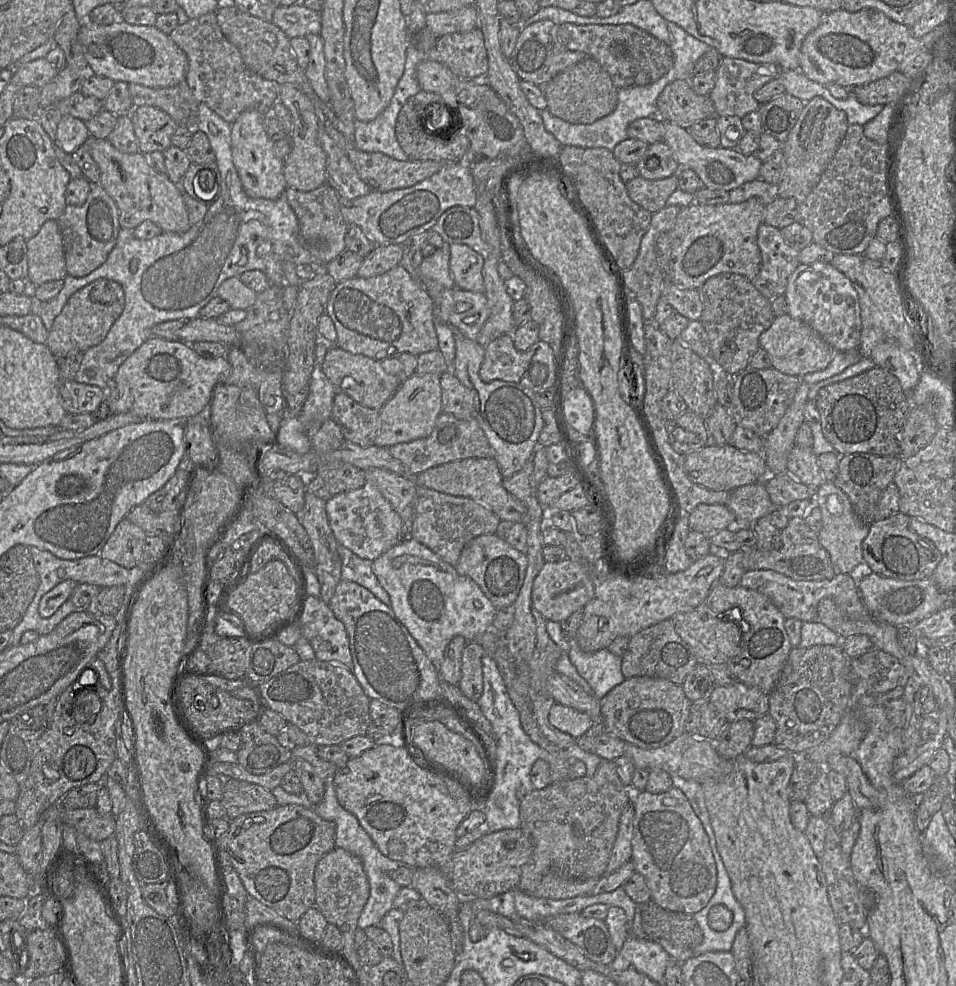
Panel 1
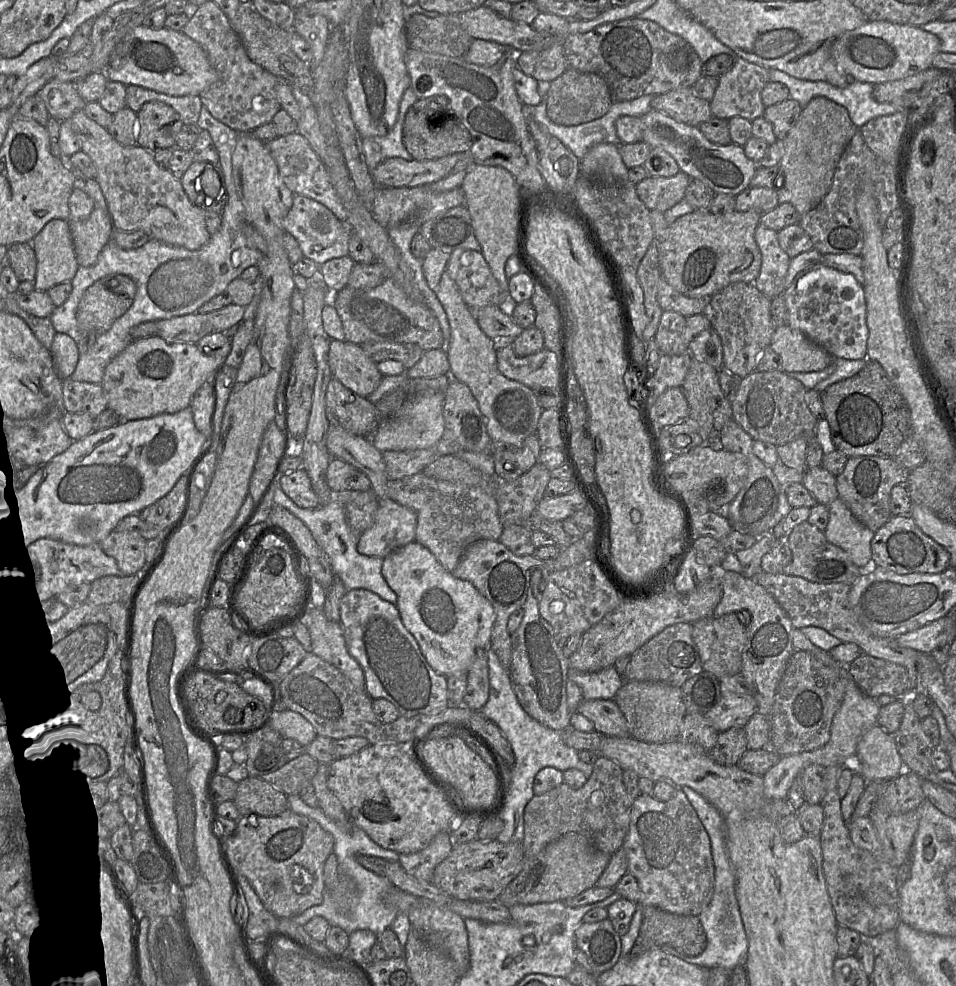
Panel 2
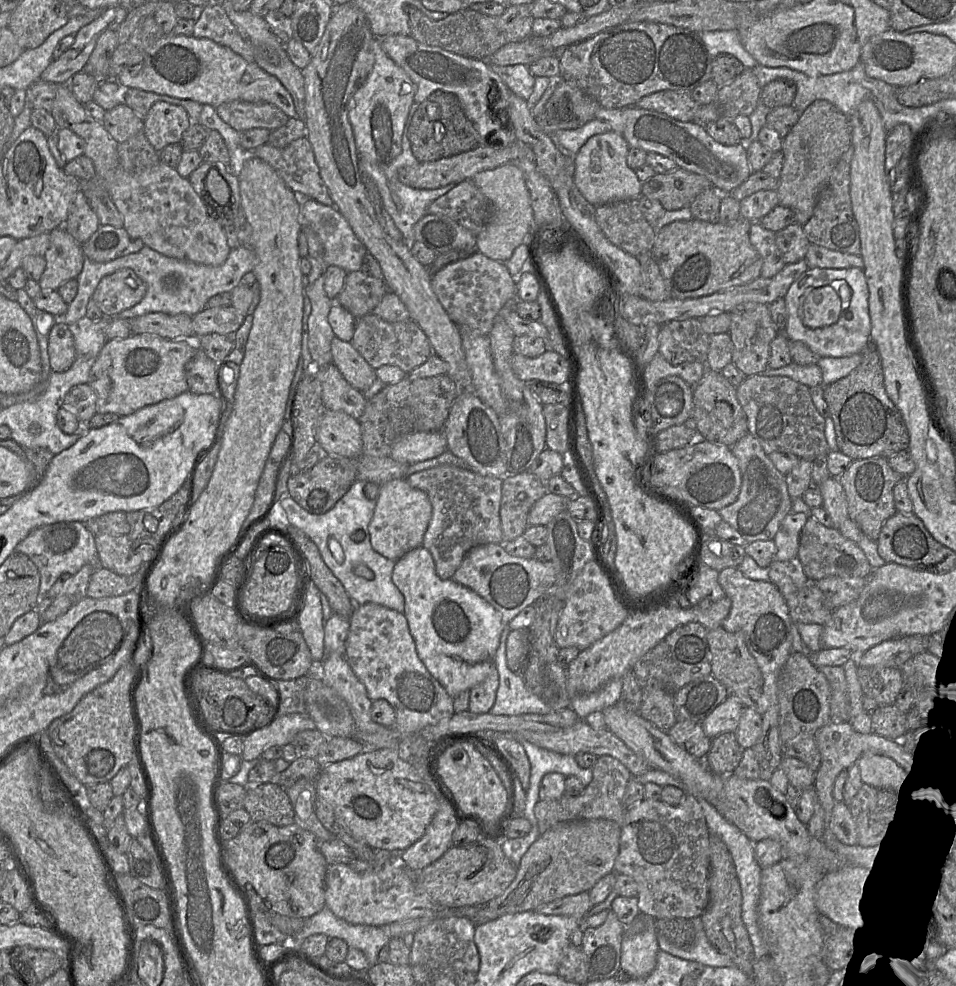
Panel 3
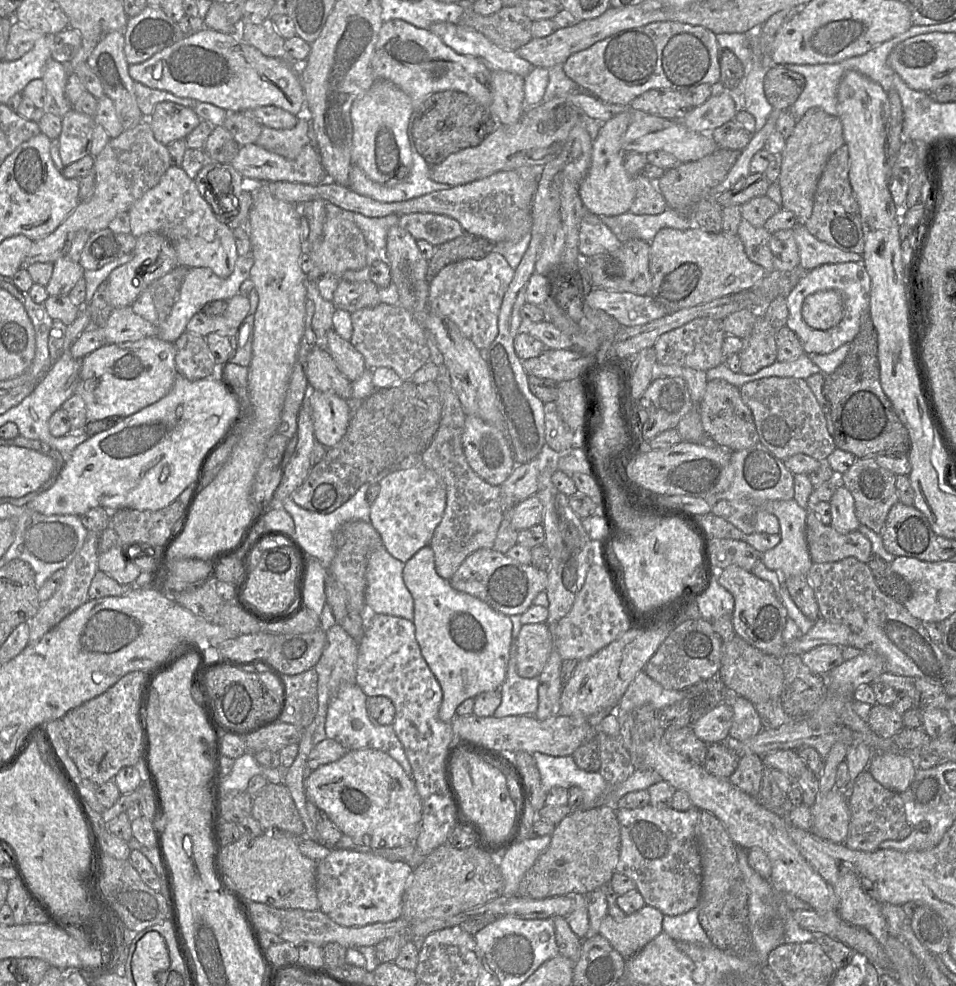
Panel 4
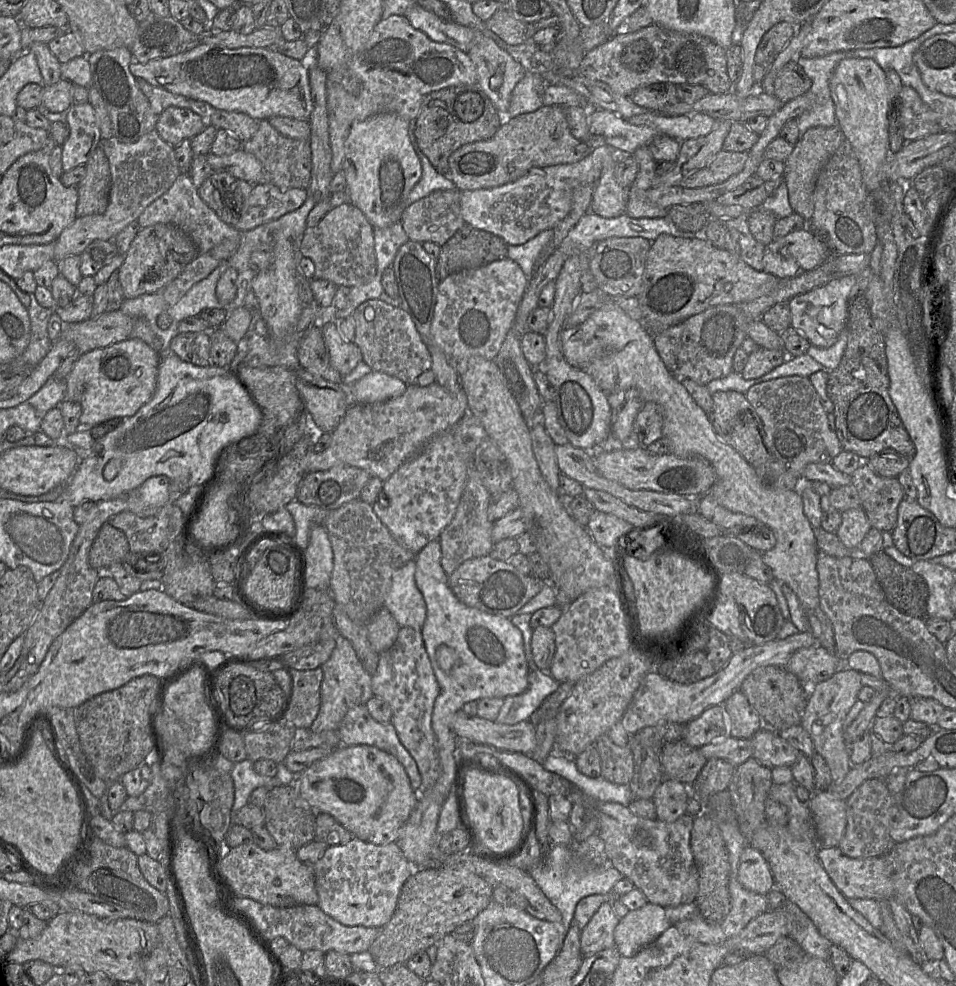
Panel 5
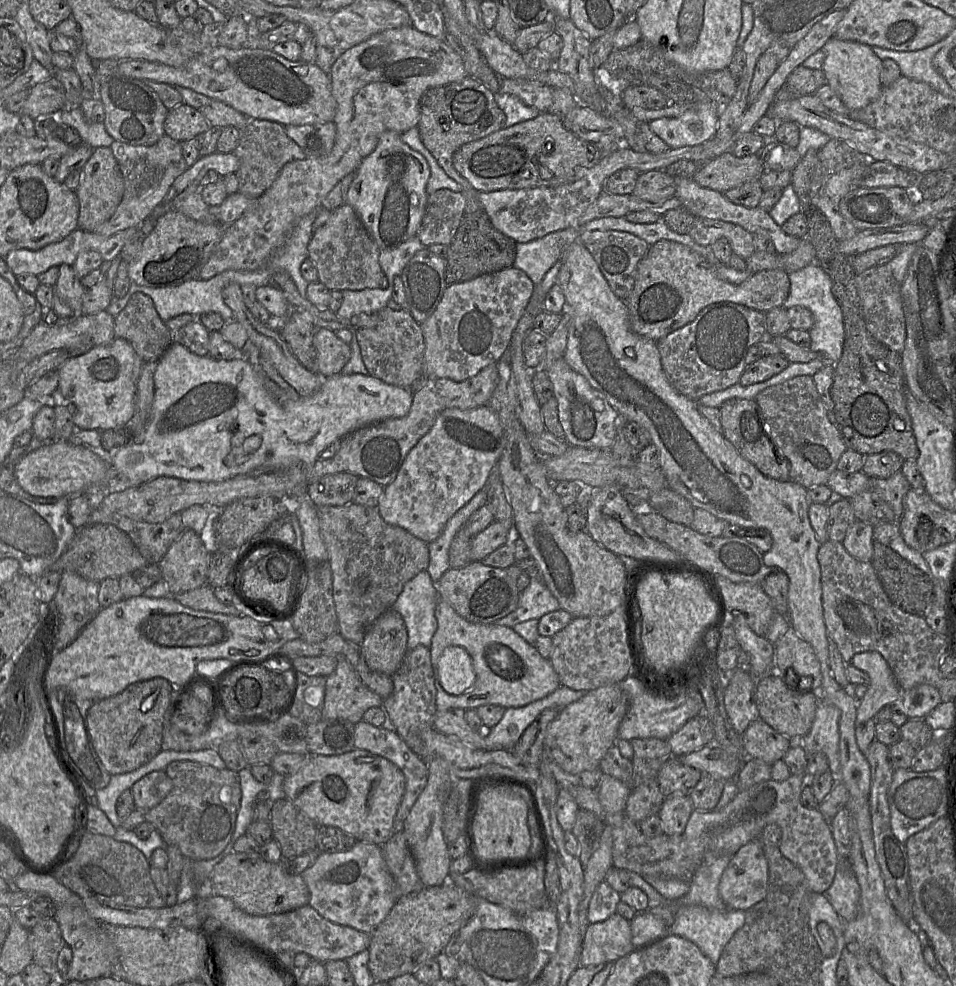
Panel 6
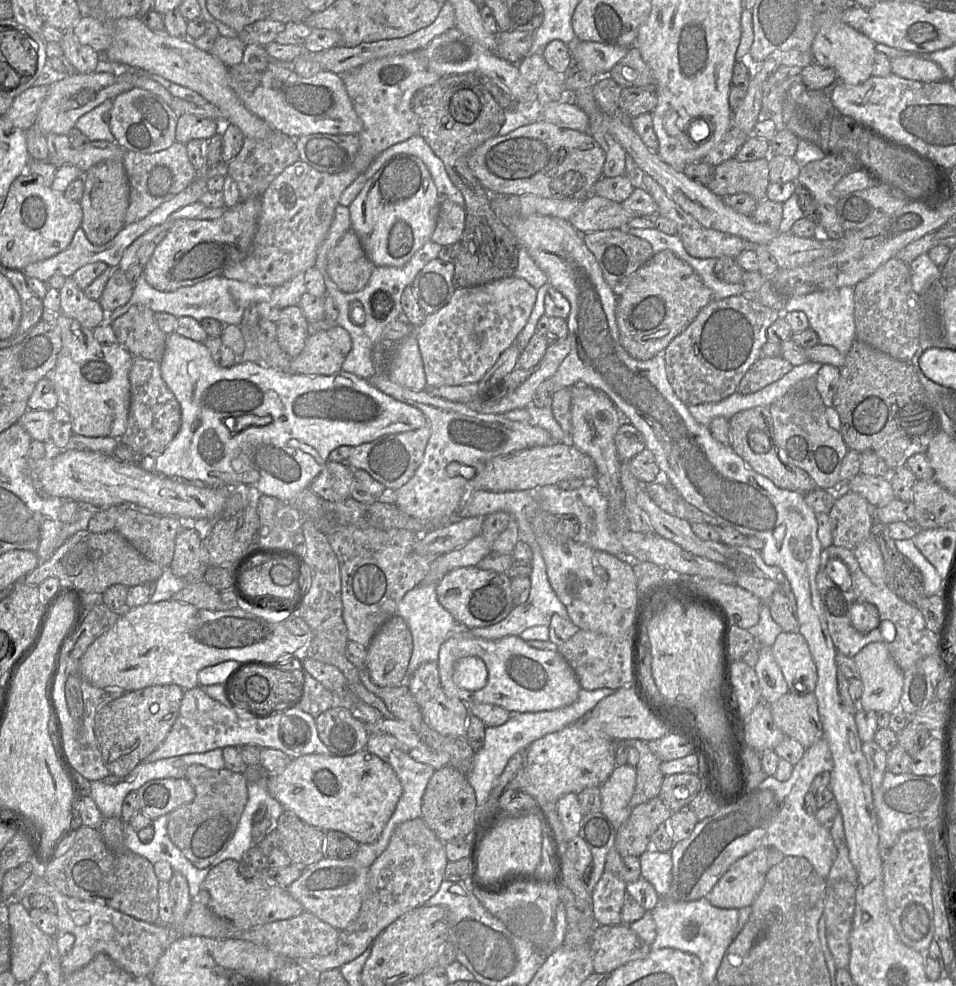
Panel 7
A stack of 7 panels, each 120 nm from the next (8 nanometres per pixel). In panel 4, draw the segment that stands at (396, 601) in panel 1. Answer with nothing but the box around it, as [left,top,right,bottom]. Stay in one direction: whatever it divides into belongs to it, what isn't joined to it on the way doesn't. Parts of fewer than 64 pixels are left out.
[403,545,512,723]

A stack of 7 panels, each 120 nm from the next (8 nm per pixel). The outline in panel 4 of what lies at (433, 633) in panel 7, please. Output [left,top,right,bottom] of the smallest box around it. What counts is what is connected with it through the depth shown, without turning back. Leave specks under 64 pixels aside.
[365,547,414,621]

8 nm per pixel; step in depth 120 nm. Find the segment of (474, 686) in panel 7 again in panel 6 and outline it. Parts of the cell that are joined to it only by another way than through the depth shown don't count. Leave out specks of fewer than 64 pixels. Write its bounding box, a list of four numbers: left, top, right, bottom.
[438,646,476,695]

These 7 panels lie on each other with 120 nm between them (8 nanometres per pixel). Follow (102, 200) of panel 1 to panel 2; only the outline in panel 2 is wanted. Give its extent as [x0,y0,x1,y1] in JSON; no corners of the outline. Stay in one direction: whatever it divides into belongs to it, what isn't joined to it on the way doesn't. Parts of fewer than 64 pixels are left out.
[67,207,114,267]

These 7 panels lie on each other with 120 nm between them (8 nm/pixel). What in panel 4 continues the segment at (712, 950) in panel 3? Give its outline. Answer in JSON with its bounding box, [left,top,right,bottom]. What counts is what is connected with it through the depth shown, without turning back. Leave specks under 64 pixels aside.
[662,907,712,946]

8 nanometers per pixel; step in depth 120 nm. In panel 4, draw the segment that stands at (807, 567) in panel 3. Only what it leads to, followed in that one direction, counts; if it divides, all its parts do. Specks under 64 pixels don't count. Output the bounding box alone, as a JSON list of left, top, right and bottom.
[806,511,872,564]

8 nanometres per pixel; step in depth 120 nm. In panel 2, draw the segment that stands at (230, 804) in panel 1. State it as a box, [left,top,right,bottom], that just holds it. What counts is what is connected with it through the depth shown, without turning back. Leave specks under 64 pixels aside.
[233,777,288,817]

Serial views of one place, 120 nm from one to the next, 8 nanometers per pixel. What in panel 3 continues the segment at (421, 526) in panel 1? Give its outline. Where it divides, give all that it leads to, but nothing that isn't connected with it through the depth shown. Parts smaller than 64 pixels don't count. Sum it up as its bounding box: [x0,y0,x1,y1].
[405,465,502,580]

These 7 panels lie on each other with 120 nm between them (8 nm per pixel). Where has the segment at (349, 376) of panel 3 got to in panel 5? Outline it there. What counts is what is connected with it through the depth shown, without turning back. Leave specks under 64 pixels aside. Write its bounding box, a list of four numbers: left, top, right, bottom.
[321,322,363,377]

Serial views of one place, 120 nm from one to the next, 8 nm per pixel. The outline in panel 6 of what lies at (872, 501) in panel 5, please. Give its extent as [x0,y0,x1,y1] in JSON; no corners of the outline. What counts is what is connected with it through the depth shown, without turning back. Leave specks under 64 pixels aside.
[869,470,911,520]

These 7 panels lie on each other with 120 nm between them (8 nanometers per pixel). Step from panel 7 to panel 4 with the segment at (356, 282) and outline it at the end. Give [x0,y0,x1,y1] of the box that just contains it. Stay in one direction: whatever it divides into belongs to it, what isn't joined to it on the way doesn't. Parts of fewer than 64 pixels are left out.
[307,216,366,281]

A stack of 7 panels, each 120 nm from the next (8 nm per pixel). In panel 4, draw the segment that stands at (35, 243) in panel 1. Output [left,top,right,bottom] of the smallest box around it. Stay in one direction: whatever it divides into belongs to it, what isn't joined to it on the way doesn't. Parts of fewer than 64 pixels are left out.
[45,255,84,296]

